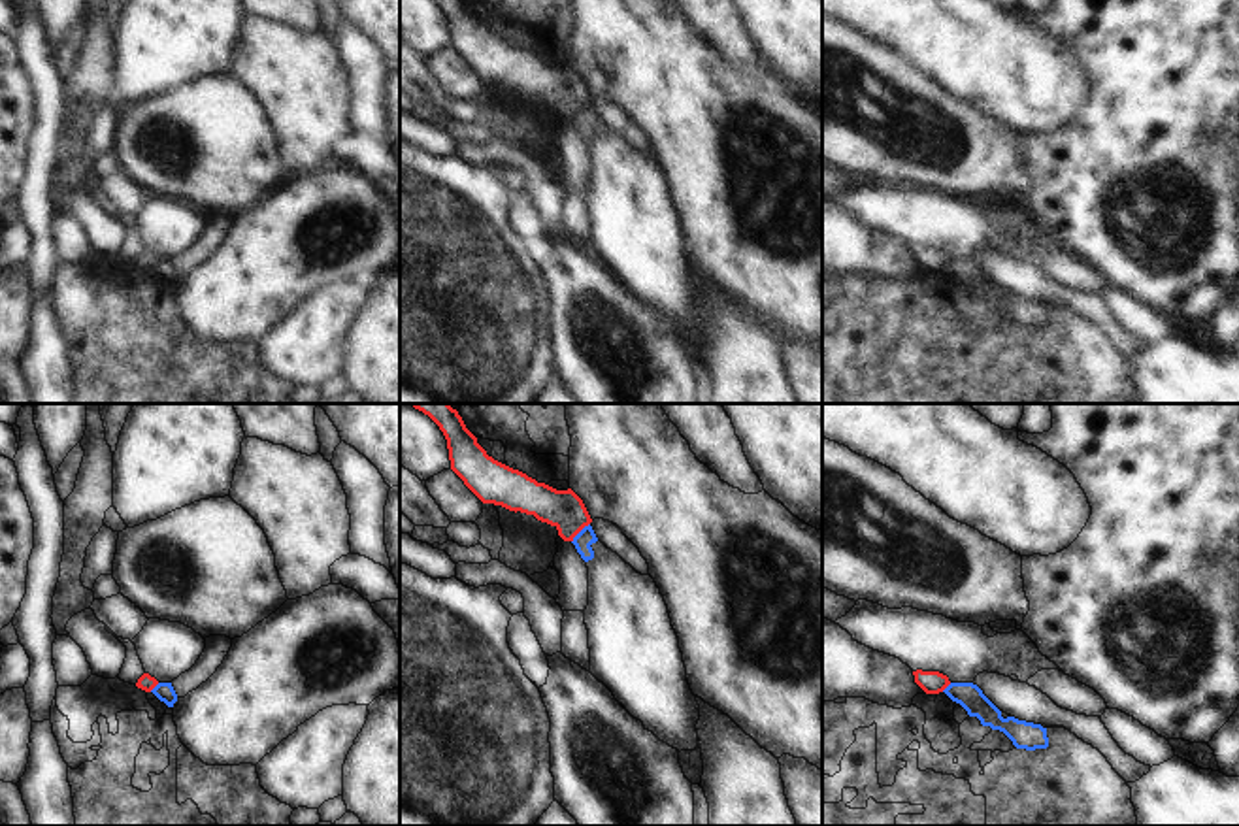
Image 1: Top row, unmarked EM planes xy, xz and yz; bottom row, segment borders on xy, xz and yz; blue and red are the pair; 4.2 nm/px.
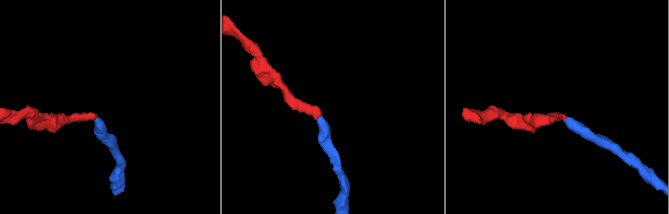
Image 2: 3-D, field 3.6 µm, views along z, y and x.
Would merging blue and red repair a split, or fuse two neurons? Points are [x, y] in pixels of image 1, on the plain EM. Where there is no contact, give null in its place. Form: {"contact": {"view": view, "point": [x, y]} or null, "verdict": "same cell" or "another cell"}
{"contact": {"view": "xz", "point": [579, 110]}, "verdict": "another cell"}

